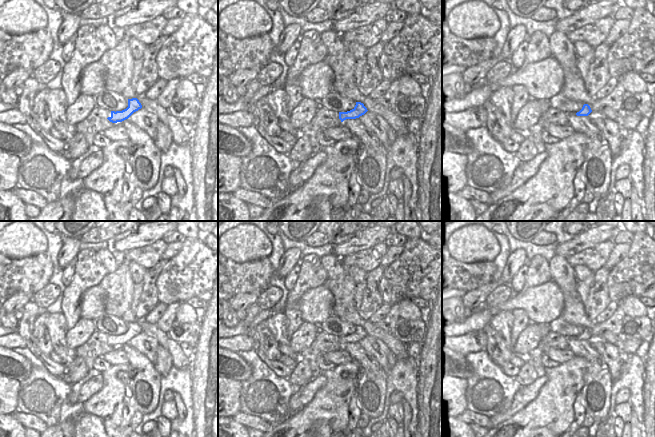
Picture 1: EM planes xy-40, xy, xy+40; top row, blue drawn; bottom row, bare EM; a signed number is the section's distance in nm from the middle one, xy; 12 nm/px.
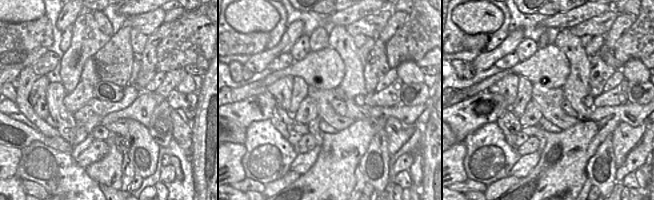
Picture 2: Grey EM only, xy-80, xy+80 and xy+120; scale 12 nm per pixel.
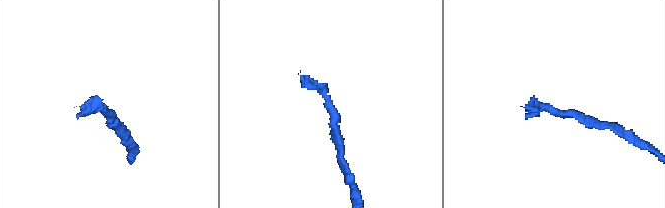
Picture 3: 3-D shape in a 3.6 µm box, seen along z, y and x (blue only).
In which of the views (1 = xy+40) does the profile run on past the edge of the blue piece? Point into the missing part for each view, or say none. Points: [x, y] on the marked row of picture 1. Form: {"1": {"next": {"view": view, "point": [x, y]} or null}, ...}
{"1": {"next": {"view": "xy+40", "point": [560, 102]}}}

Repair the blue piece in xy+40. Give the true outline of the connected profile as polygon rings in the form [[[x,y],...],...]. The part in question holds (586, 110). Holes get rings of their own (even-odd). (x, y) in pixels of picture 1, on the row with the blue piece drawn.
[[[562,92],[548,99],[549,106],[564,112],[575,112],[577,116],[588,116],[592,110],[588,104],[567,99]]]

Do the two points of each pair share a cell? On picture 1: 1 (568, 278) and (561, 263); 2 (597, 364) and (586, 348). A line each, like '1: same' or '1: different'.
1: same
2: same

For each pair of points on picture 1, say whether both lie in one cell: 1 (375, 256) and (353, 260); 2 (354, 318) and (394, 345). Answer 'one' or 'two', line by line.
1: one
2: one

